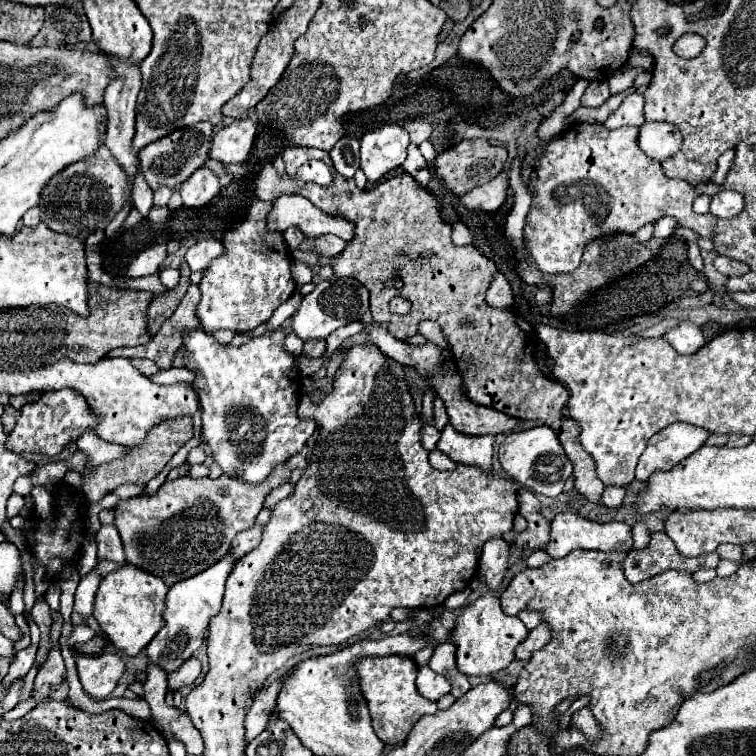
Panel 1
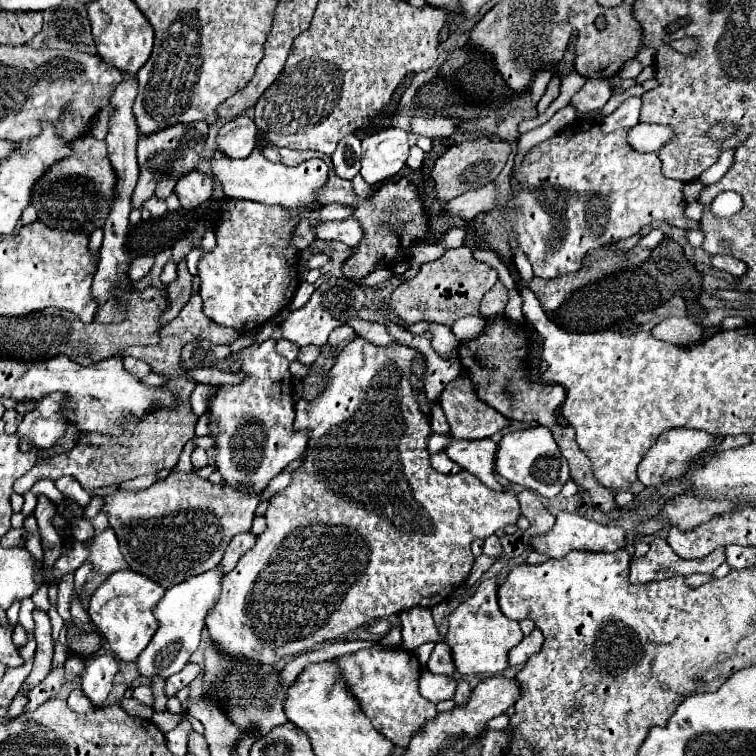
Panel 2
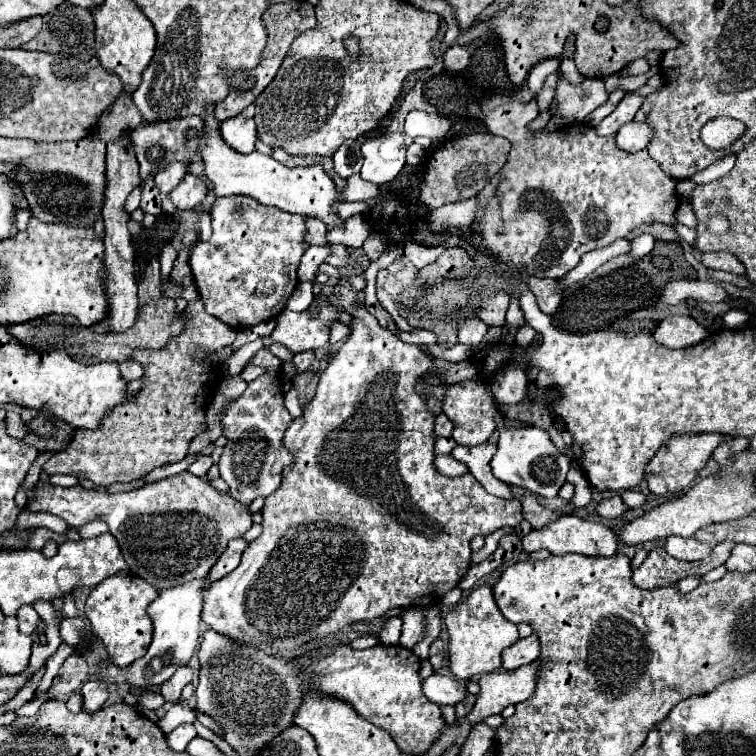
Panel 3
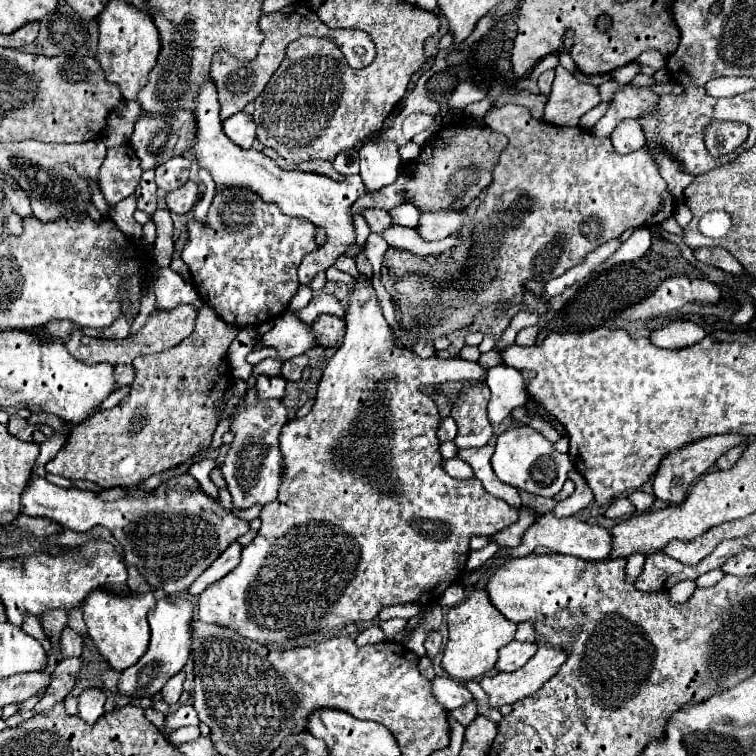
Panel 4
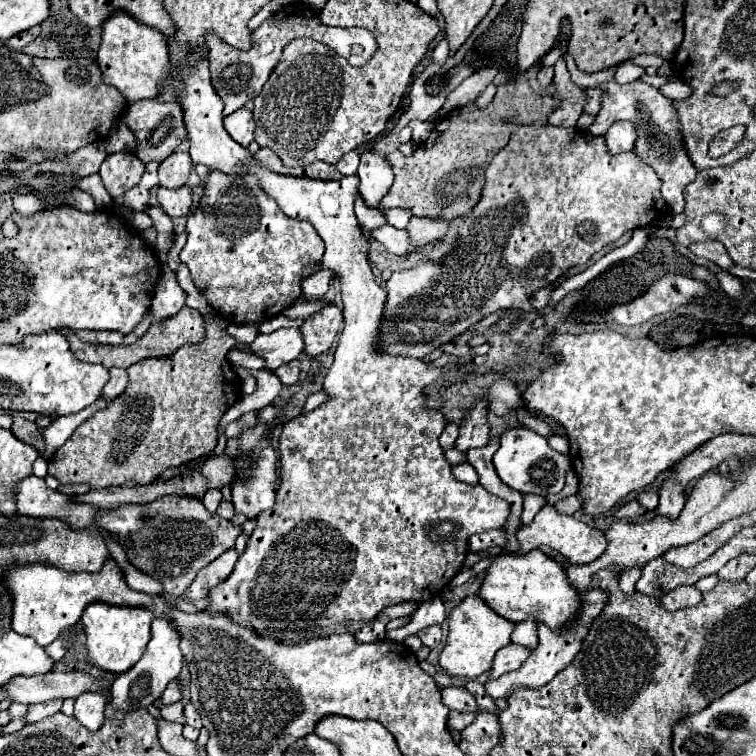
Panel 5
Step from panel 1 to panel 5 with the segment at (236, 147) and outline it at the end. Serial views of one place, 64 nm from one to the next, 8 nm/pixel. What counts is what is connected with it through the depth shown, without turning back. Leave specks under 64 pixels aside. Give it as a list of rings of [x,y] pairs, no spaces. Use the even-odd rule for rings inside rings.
[[[240,108],[240,110],[232,112],[230,116],[226,116],[224,118],[224,128],[244,148],[254,140],[254,128],[256,128],[256,124],[254,124],[252,112],[246,110],[246,108]]]

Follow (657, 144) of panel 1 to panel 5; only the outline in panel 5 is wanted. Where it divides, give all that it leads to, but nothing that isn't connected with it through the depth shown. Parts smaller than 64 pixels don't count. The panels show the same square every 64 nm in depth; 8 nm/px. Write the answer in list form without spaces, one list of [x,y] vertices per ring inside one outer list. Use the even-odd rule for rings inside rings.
[[[616,122],[608,128],[604,140],[610,154],[630,152],[634,150],[634,142],[636,142],[636,128],[632,122]]]

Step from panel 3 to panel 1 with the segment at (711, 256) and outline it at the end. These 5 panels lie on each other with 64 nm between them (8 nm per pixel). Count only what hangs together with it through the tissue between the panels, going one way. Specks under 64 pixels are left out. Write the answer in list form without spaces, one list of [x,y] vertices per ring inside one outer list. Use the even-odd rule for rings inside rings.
[[[716,256],[714,266],[720,274],[726,274],[726,276],[744,276],[750,270],[744,262],[738,262],[738,260],[732,260],[726,256]]]

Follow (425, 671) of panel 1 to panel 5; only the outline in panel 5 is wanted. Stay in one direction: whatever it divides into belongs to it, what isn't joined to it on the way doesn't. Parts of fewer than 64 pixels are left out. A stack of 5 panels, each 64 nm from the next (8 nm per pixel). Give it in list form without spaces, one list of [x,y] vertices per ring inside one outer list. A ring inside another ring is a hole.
[[[442,688],[442,702],[450,708],[450,710],[458,710],[458,712],[476,712],[478,704],[476,698],[464,690],[464,688]]]

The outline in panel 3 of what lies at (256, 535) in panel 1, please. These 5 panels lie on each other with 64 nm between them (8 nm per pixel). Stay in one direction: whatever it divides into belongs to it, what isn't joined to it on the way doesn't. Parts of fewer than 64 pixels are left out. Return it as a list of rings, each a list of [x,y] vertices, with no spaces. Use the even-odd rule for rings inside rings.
[[[244,538],[230,540],[226,552],[224,552],[224,554],[220,556],[220,560],[212,566],[212,572],[208,572],[208,576],[206,576],[208,582],[216,582],[216,580],[220,580],[222,576],[230,574],[230,572],[240,564],[240,556],[242,556],[242,552],[246,550],[246,546],[248,546],[248,542],[246,542]]]

